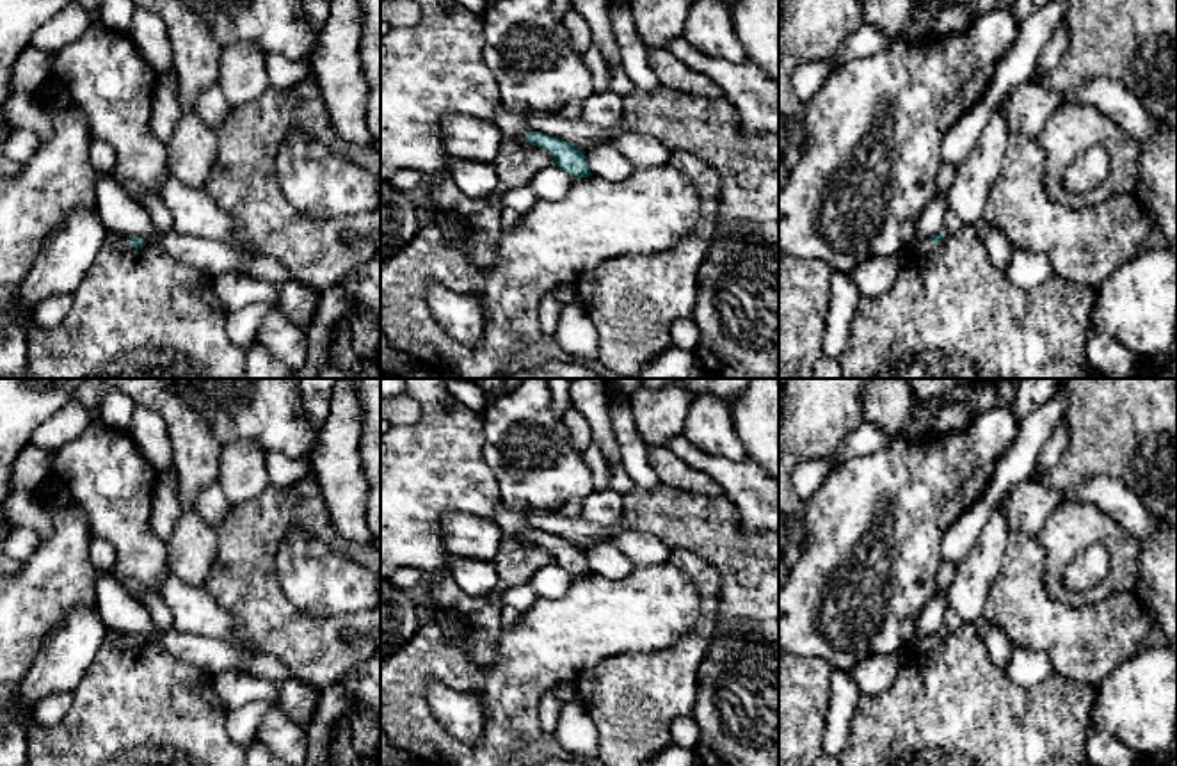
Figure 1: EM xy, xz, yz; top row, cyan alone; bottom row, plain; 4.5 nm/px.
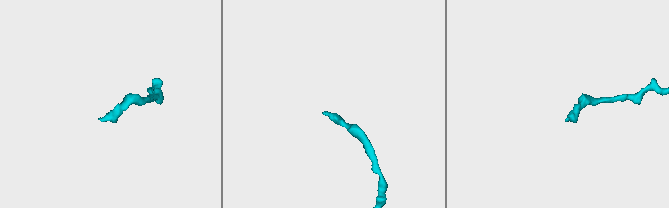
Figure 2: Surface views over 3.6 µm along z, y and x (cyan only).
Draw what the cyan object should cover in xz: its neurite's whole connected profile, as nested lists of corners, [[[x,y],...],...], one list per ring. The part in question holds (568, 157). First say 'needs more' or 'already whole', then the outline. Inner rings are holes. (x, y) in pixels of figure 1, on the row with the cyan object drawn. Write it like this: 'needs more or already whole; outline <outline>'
needs more; outline [[[501,105],[492,123],[505,135],[524,137],[528,144],[549,151],[555,158],[555,165],[572,178],[581,180],[592,176],[585,151],[564,139],[532,132],[526,114],[512,112],[510,108]]]

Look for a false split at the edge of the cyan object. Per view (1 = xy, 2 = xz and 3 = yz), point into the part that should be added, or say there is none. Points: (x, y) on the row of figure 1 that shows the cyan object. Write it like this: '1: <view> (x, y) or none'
1: xy (112, 239)
2: xz (511, 123)
3: yz (921, 247)

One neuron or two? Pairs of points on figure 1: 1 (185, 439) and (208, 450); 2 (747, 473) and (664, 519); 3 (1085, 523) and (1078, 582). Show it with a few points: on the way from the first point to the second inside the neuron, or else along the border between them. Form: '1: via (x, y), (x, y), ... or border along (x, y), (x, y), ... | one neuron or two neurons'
1: via (191, 443), (203, 450) | one neuron
2: border along (722, 494), (738, 510), (740, 521), (747, 528) | two neurons
3: border along (1101, 542), (1087, 546), (1064, 571), (1067, 589) | two neurons

